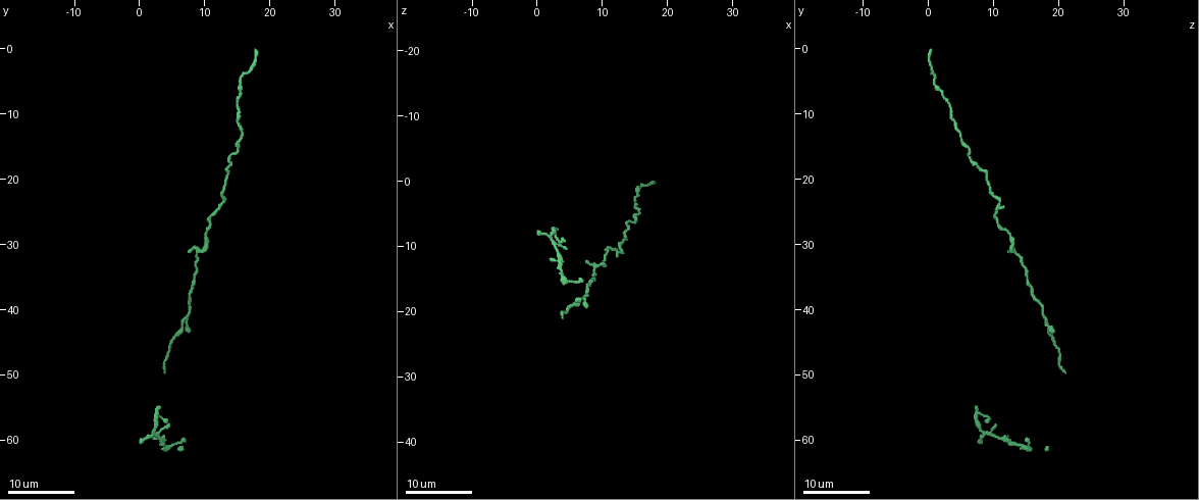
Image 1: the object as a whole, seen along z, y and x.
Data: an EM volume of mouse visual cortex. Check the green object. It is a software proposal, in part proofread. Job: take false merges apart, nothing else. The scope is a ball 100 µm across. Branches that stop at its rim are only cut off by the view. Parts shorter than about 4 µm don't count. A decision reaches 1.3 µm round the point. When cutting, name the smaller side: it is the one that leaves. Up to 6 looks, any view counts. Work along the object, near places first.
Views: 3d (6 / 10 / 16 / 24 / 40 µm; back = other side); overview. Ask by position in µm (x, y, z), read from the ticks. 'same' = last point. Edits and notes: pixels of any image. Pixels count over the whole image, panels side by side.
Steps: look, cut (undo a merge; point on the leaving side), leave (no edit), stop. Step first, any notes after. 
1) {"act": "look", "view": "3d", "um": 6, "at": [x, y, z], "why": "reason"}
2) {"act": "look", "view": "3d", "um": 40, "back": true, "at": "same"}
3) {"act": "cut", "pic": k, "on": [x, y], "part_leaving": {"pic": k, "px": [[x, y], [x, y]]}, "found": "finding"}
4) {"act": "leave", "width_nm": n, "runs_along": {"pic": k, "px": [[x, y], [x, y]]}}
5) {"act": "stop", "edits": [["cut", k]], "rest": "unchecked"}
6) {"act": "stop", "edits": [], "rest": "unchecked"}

{"act": "look", "view": "3d", "um": 16, "at": [13.0, 22.0, 9.5], "why": "thick turns thin"}

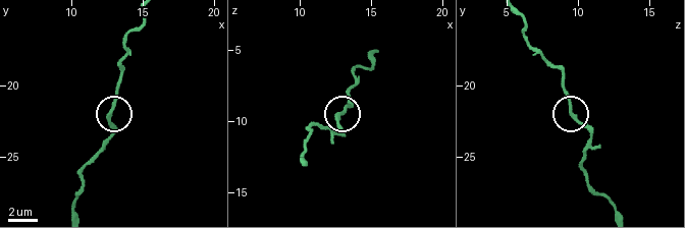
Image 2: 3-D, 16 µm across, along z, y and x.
{"act": "look", "view": "3d", "um": 6, "at": [12.8, 22.2, 9.8], "why": "zoom in"}

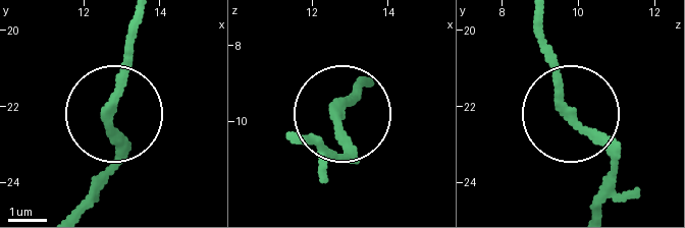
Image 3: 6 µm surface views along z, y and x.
{"act": "leave", "runs_along": {"pic": 3, "px": [[74, 204], [113, 146], [134, 19]]}, "found": "one neuron here"}

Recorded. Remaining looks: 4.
{"act": "look", "view": "3d", "um": 16, "at": [15.0, 15.5, 6.5], "why": "sudden change in width"}

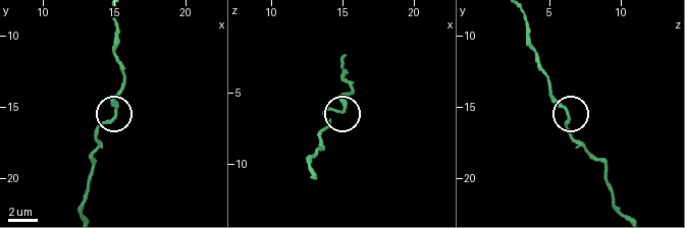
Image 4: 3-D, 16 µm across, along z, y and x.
{"act": "look", "view": "3d", "um": 6, "at": [15.2, 15.6, 6.4]}

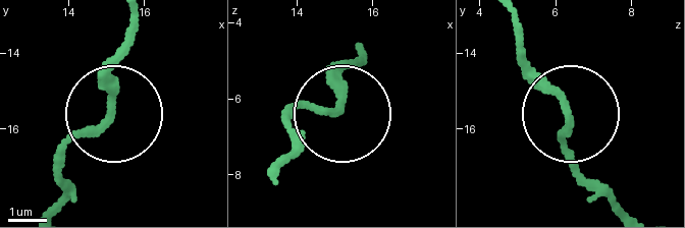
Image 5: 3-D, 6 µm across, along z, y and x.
{"act": "look", "view": "3d", "um": 6, "back": true, "at": [15.00, 15.60, 6.25], "why": "from behind"}

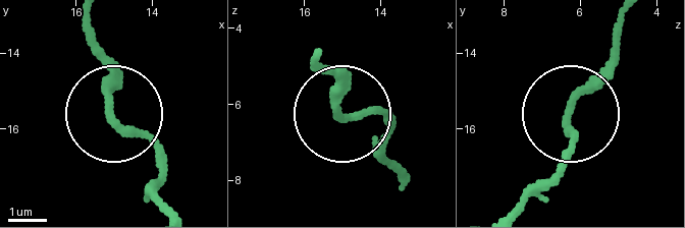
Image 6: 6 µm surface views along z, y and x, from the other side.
{"act": "leave", "width_nm": 210, "runs_along": {"pic": 6, "px": [[521, 202], [563, 153], [573, 95], [622, 17]]}, "found": "all the same neuron"}

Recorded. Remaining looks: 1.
{"act": "stop", "edits": [], "rest": "unchecked"}

